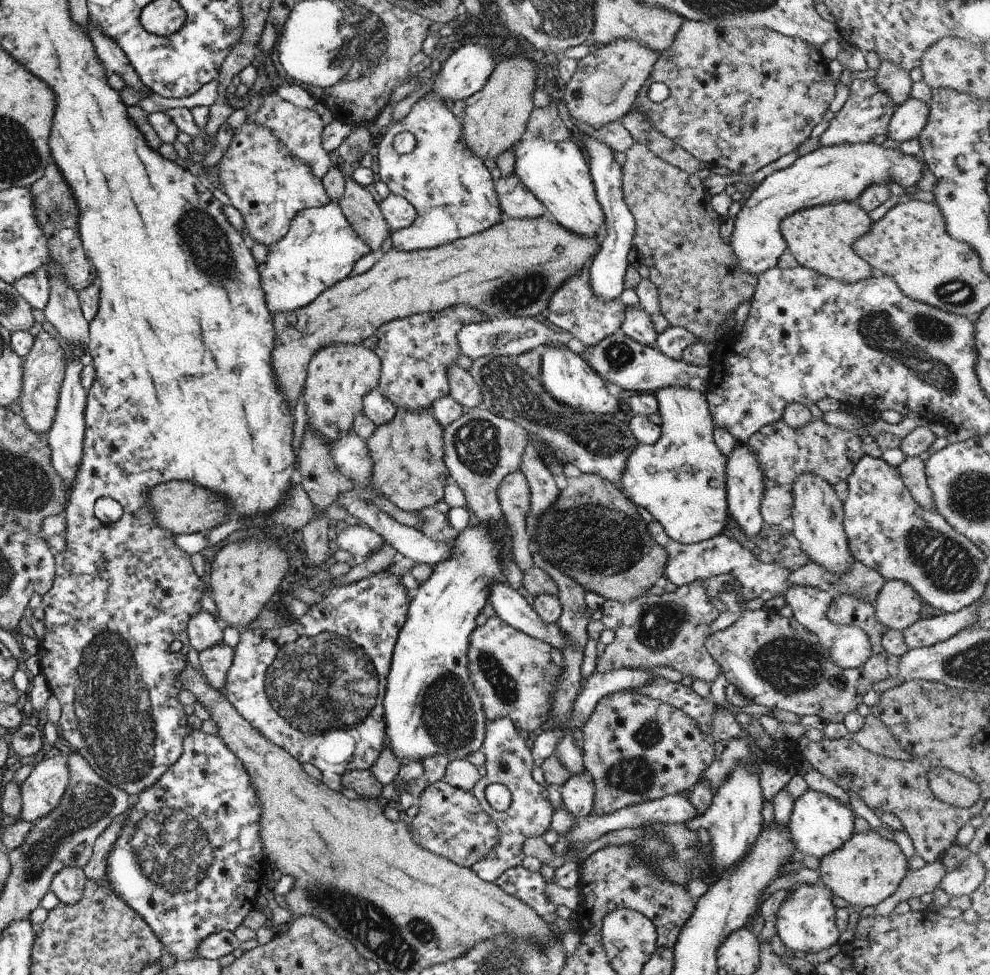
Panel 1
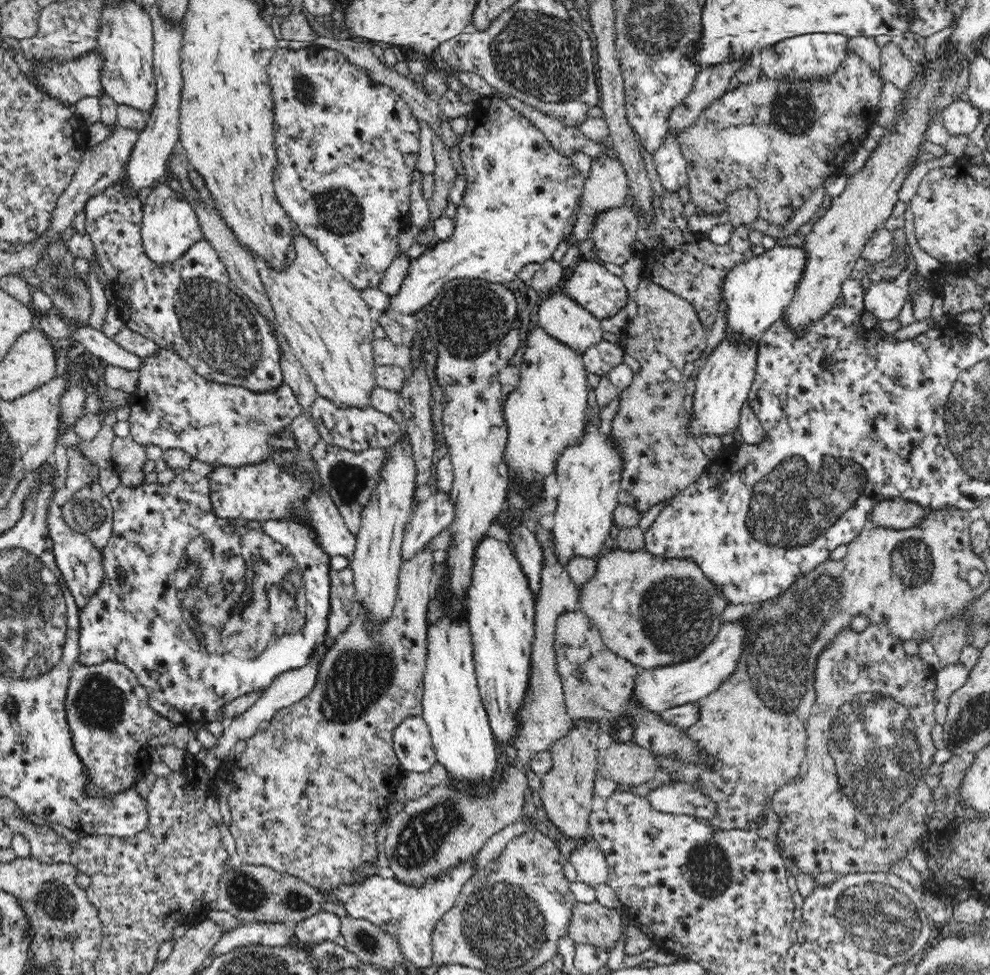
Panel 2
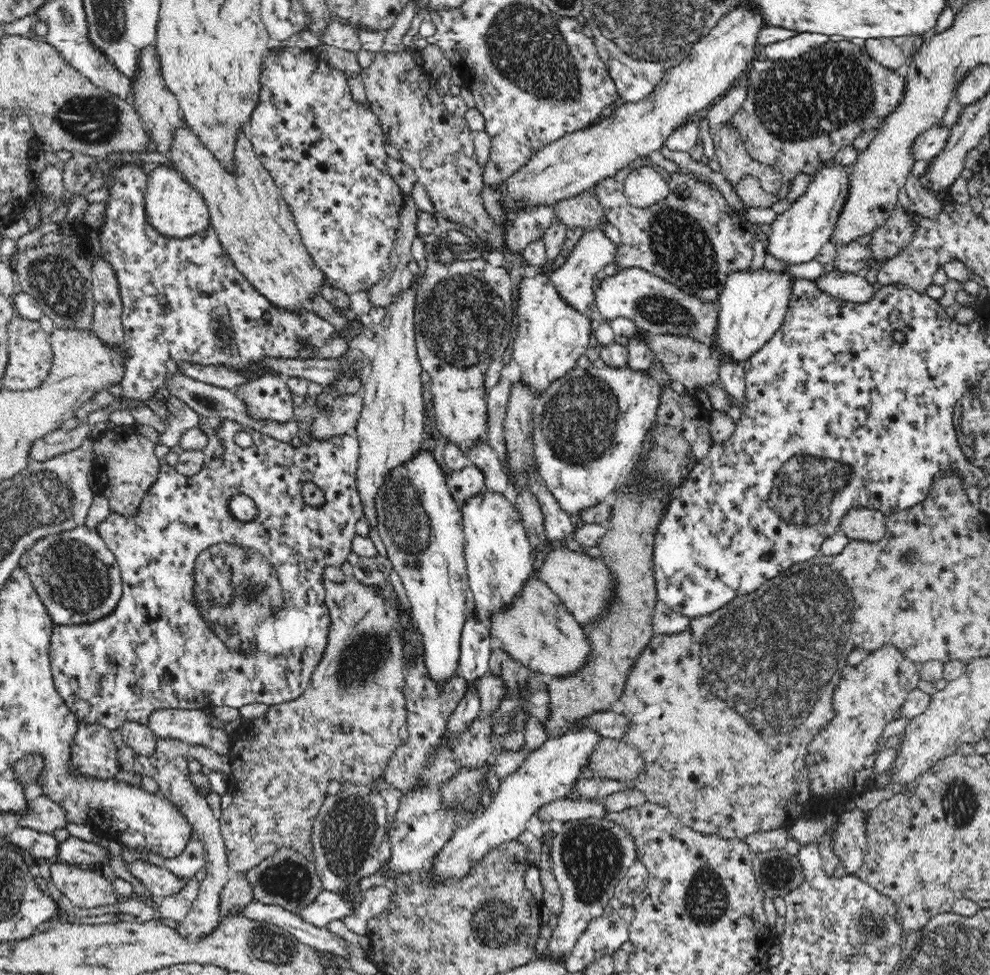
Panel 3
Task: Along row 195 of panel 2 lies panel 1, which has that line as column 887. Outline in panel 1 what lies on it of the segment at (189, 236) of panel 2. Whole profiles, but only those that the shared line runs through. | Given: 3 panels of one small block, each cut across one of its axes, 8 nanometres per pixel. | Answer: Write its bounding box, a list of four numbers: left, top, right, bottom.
[728,142,925,276]

